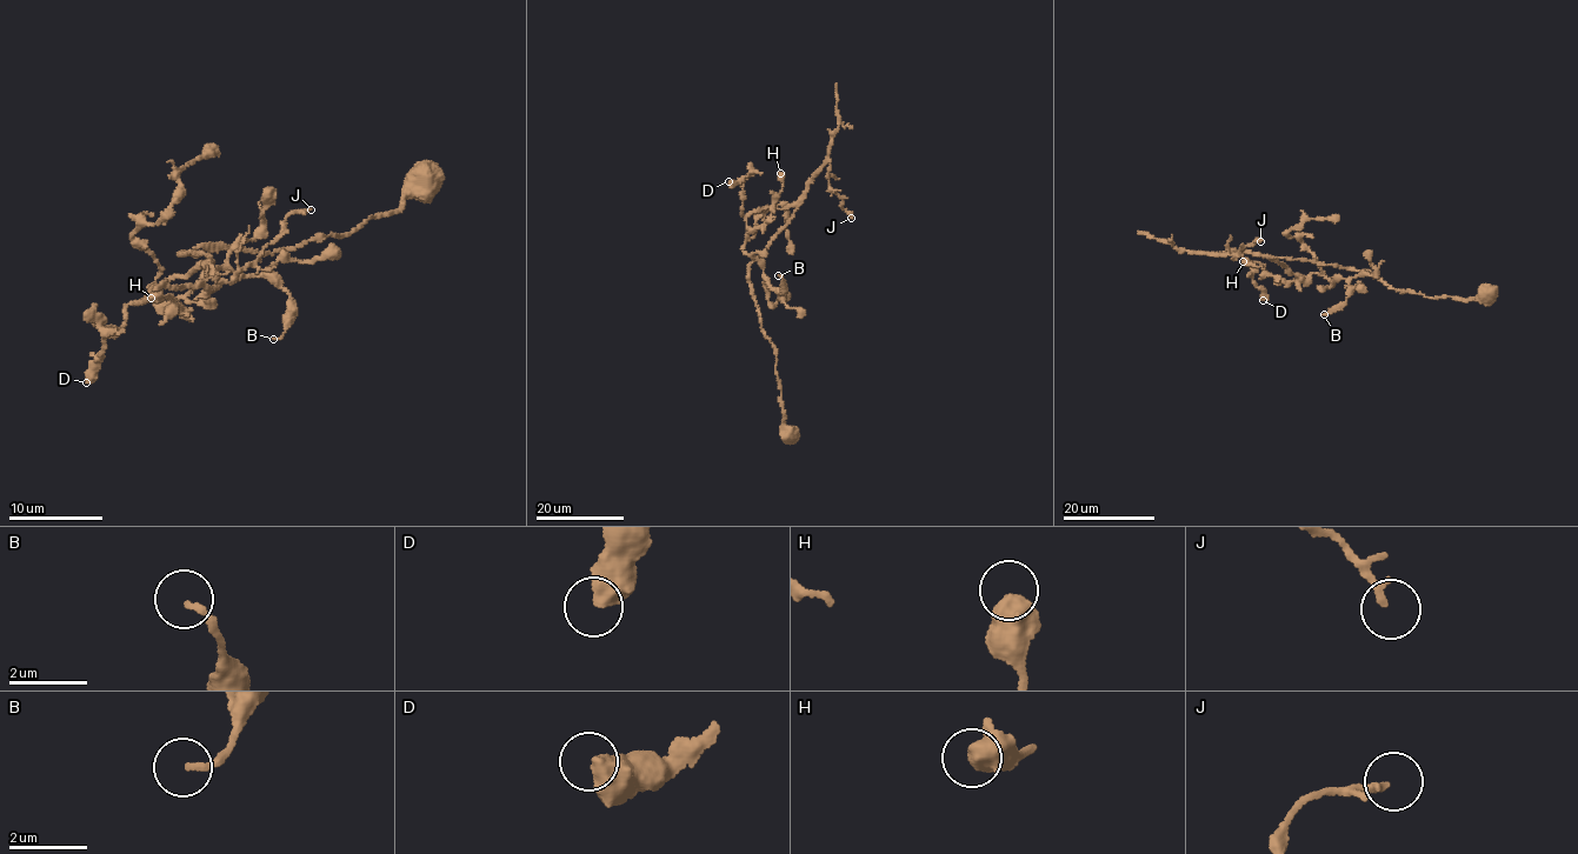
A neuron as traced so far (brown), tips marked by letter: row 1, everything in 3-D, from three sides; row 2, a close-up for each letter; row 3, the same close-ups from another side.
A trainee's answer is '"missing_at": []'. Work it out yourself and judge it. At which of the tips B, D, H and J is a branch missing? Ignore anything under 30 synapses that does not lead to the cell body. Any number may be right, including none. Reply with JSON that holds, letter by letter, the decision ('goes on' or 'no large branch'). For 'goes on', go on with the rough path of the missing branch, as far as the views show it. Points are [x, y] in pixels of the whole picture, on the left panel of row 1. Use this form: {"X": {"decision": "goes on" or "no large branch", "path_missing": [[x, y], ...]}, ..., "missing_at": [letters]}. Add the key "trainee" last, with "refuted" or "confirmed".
{"B": {"decision": "no large branch"}, "D": {"decision": "no large branch"}, "H": {"decision": "no large branch"}, "J": {"decision": "no large branch"}, "missing_at": [], "trainee": "confirmed"}

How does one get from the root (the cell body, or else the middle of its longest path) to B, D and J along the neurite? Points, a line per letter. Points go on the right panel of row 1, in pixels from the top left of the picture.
B: (1483, 293), (1423, 297), (1365, 272), (1269, 257), (1332, 286), (1347, 280), (1345, 301), (1324, 314)
D: (1483, 293), (1423, 297), (1365, 272), (1270, 257), (1300, 275), (1276, 281), (1256, 262), (1252, 279), (1263, 300)
J: (1483, 293), (1465, 300), (1430, 298), (1333, 265), (1250, 252), (1210, 254), (1239, 254), (1260, 241)

